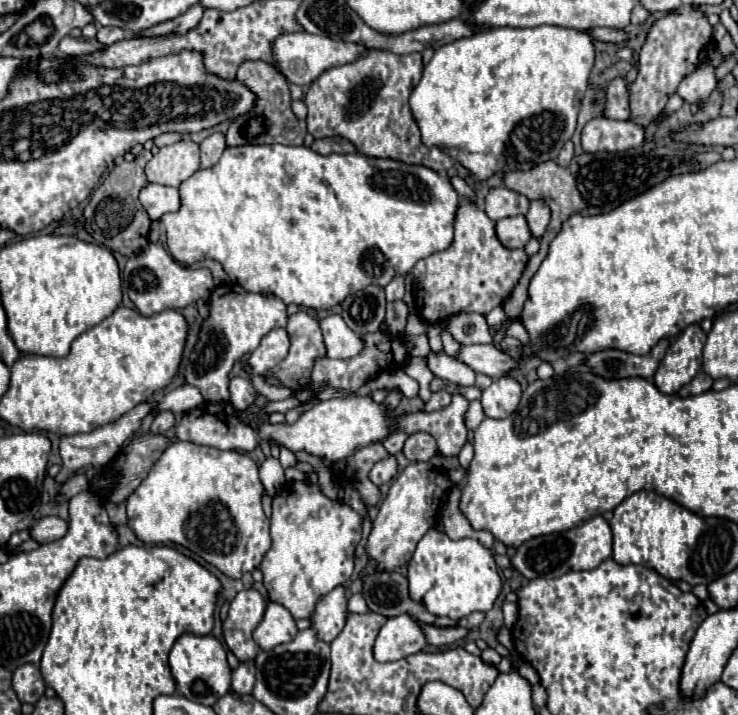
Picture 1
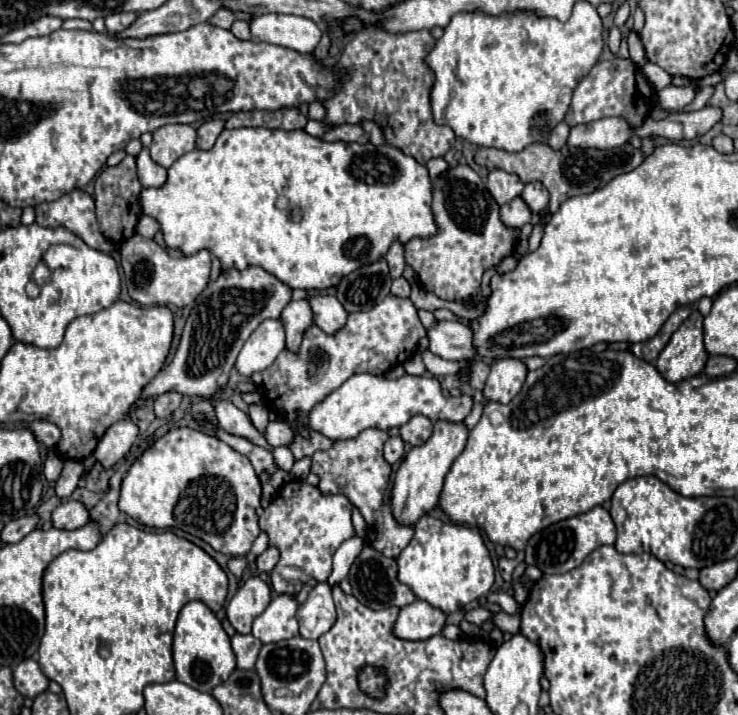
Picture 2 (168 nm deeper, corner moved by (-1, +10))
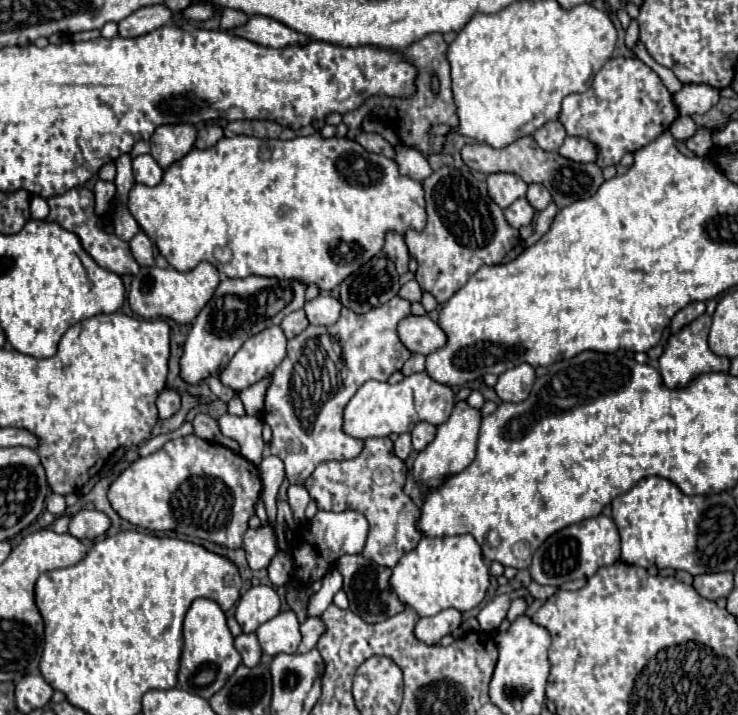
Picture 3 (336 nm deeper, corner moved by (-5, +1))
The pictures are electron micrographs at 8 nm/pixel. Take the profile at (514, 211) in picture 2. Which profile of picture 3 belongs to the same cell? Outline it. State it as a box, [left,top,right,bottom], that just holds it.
[505,198,535,228]

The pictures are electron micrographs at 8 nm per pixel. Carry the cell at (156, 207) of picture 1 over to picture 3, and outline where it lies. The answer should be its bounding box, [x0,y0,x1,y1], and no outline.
[133,154,163,186]

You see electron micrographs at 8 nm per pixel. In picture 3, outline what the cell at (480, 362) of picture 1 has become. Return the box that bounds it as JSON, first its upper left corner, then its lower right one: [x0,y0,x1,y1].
[397,314,445,354]

